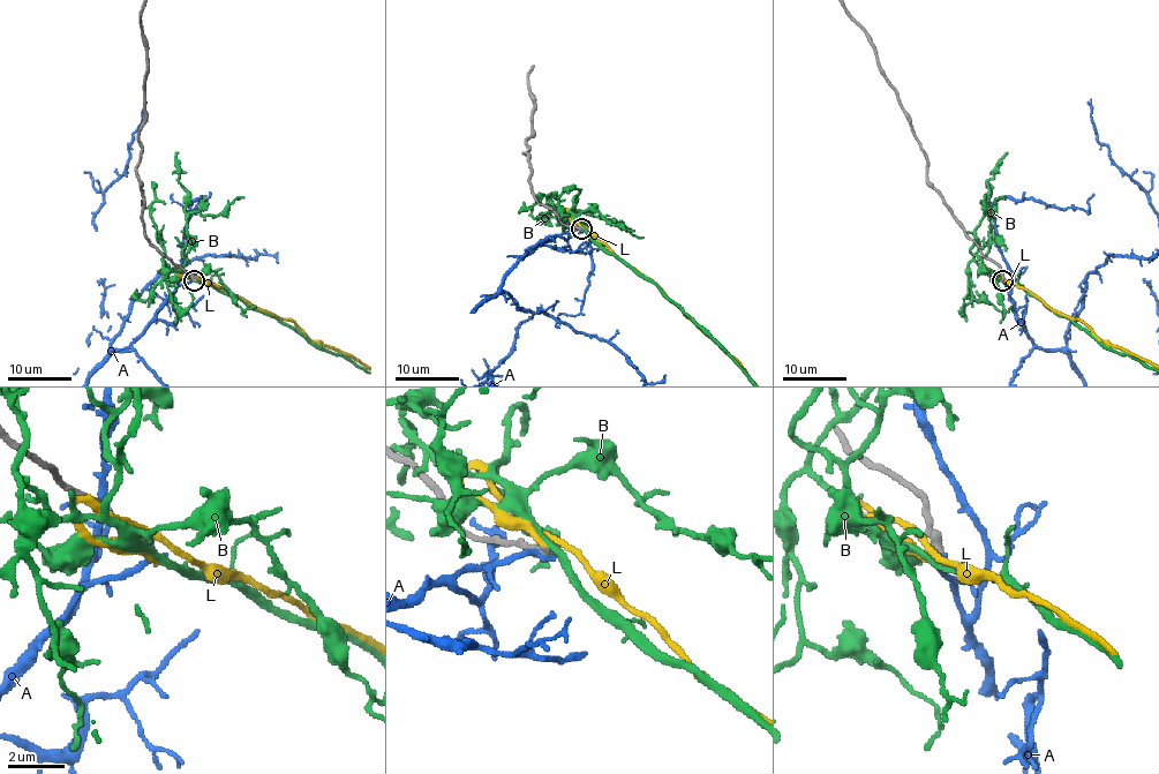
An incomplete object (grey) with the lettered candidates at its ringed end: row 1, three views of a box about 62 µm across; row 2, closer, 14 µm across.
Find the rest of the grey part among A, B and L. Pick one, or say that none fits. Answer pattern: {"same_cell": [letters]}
{"same_cell": ["L"]}

